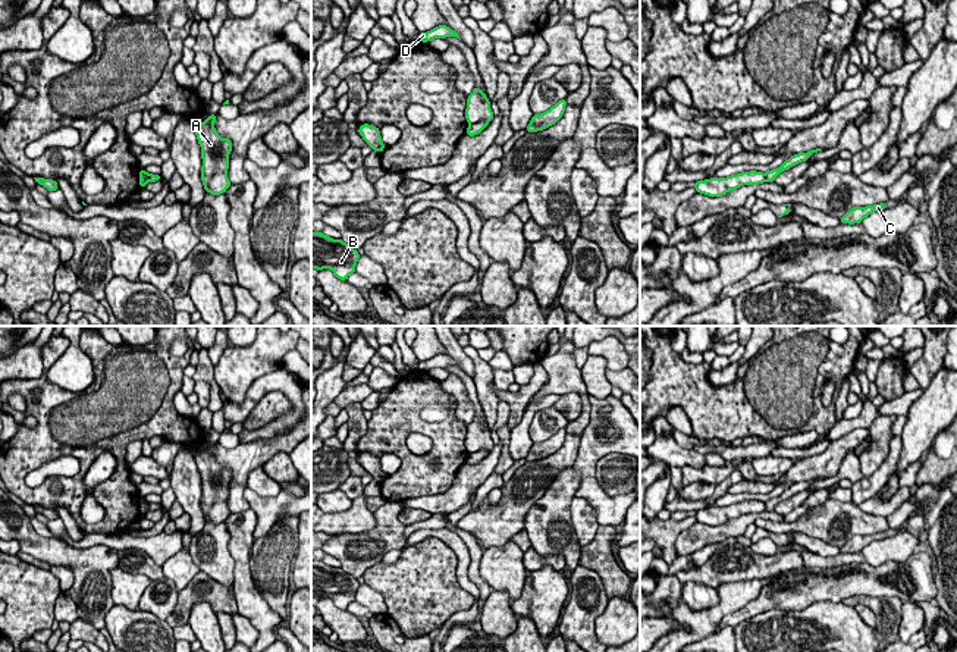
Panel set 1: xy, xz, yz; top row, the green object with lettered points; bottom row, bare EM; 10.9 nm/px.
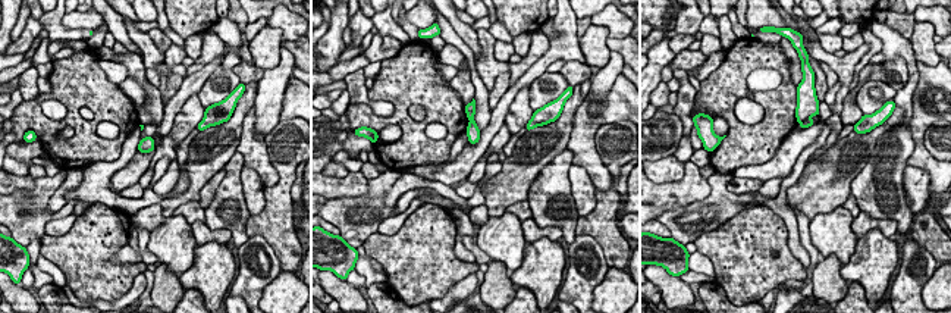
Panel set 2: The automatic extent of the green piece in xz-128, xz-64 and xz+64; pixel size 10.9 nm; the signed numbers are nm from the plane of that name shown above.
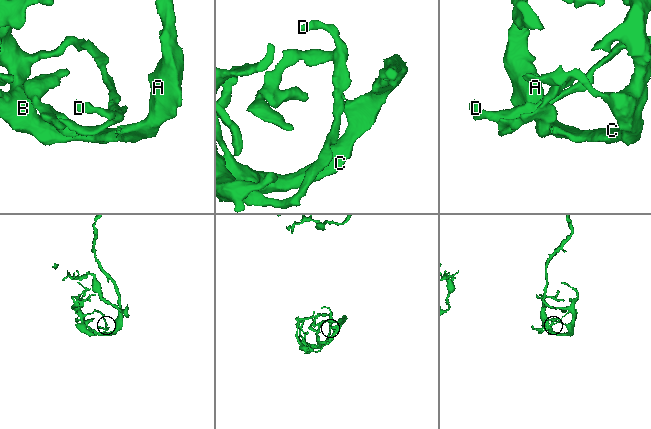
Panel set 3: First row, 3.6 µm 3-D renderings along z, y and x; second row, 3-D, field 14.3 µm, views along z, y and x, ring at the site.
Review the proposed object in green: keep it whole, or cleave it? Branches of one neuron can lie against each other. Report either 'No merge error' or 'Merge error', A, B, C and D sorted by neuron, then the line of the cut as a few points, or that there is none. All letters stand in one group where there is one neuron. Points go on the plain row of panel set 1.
Merge error. Groups: A B C / D. Split along xz (485, 448), (468, 454)

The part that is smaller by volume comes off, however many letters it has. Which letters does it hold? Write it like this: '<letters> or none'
D

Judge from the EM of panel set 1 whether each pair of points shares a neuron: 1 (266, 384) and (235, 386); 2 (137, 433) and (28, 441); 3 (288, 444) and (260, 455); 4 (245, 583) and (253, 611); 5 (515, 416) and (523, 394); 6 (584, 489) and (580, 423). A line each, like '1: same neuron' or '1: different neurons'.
1: different neurons
2: same neuron
3: same neuron
4: same neuron
5: same neuron
6: different neurons

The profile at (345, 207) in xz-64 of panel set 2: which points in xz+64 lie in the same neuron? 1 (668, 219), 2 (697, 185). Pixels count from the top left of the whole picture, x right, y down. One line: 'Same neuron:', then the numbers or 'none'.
Same neuron: 1

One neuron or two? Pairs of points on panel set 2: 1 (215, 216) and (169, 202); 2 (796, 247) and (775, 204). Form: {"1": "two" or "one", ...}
{"1": "two", "2": "one"}

